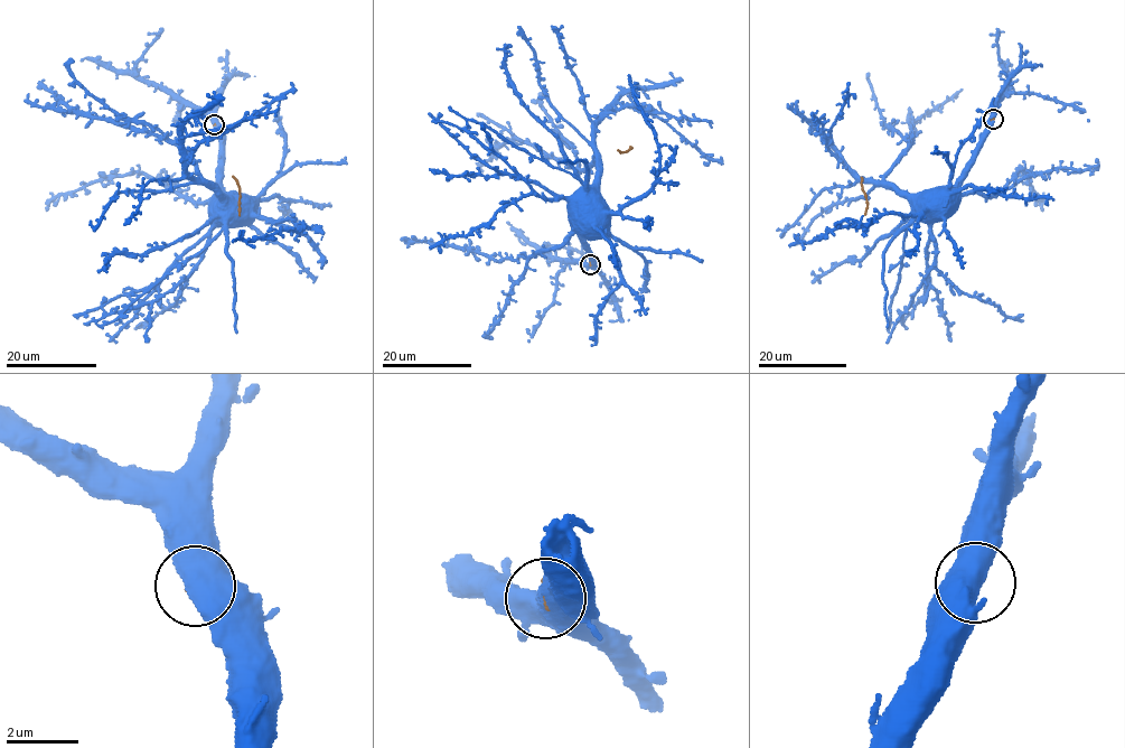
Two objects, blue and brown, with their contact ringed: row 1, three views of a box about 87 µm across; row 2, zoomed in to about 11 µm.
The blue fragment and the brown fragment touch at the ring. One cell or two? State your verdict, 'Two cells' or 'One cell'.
One cell

